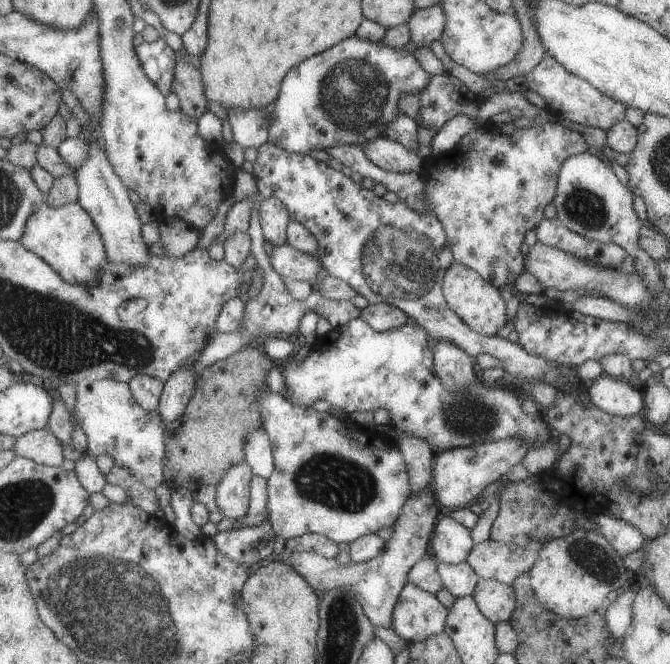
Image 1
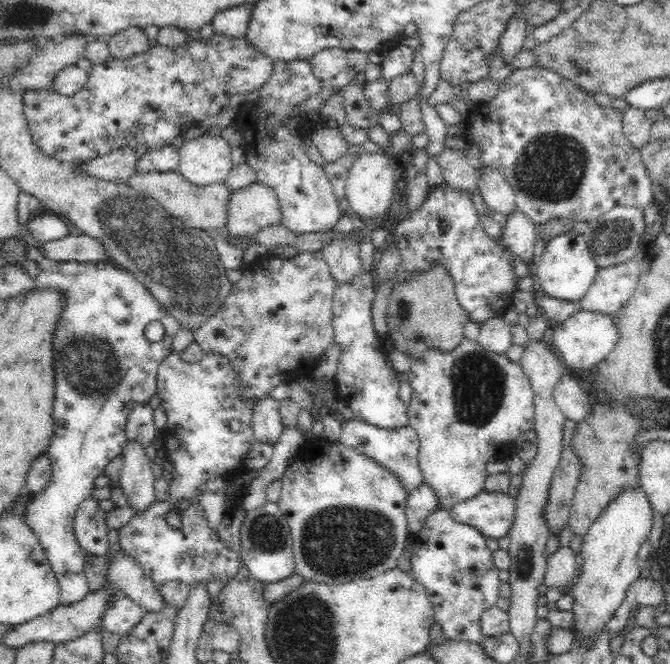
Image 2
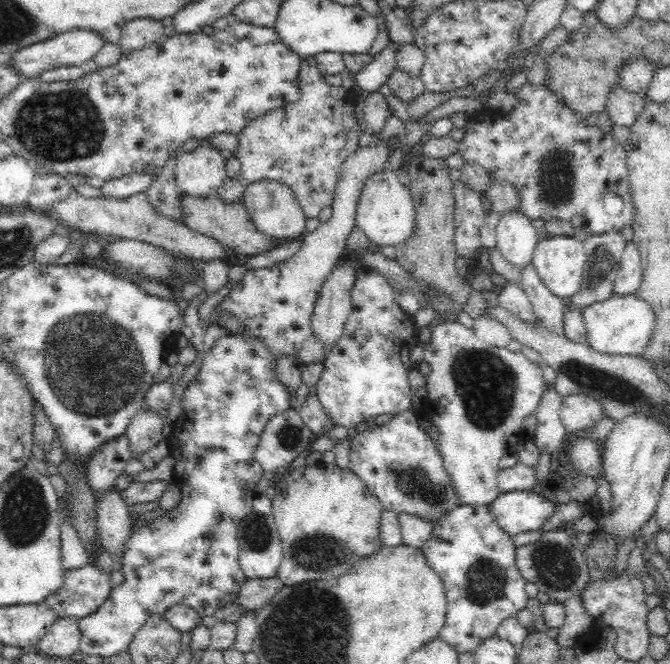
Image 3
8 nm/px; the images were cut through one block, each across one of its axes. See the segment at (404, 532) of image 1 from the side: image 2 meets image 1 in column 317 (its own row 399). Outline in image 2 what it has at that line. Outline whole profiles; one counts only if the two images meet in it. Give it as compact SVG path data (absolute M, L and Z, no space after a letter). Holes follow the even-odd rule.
M573 373L564 376L554 388L554 402L562 411L565 420L575 423L586 420L586 416L592 412L591 397Z

